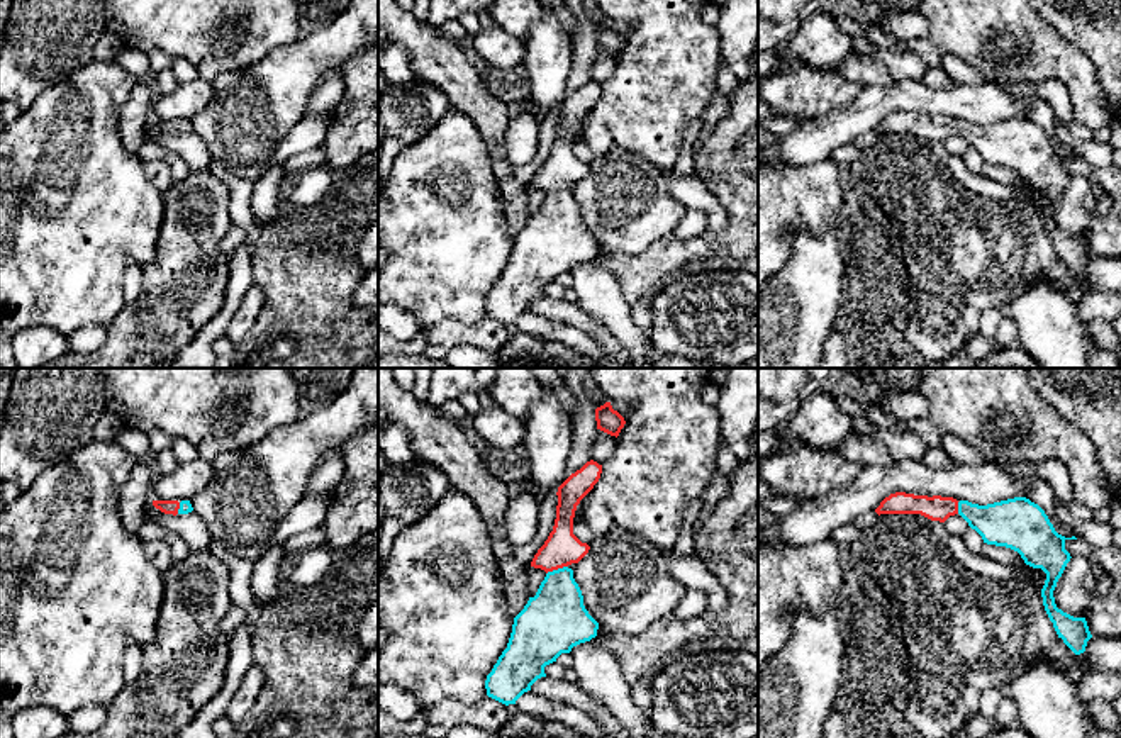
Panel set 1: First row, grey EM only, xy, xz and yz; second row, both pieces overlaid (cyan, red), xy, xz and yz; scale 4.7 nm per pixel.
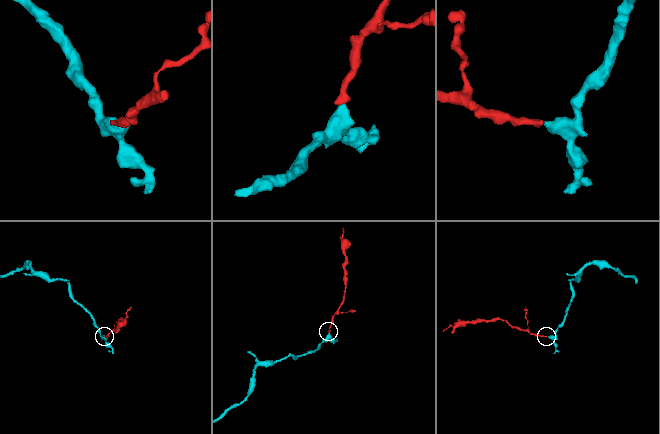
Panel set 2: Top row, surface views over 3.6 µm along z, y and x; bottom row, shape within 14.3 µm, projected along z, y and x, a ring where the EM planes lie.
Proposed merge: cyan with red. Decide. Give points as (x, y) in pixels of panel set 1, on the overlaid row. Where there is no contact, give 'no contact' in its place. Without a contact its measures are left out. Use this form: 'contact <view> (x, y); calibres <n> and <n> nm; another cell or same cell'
contact xz (557, 570); calibres 300 and 170 nm; same cell

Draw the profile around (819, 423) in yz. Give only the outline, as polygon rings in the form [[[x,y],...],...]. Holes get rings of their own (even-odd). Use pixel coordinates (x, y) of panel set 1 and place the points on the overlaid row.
[[[816,392],[800,402],[799,411],[780,428],[773,453],[784,453],[795,443],[816,450],[839,450],[851,431],[851,417],[839,407],[833,392]]]

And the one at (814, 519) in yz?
[[[906,458],[885,467],[865,467],[851,485],[804,500],[777,523],[763,526],[758,546],[807,546],[831,540],[836,528],[875,512],[880,502],[895,492],[953,497],[958,502],[987,506],[1026,497],[1029,482],[1004,472],[997,463],[933,468]]]

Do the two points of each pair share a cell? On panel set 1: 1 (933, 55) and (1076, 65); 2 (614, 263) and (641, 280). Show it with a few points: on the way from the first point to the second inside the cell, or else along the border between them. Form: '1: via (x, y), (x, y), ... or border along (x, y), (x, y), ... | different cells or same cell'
1: via (969, 46), (1021, 43), (1040, 53) | same cell
2: via (621, 265), (635, 273) | same cell

